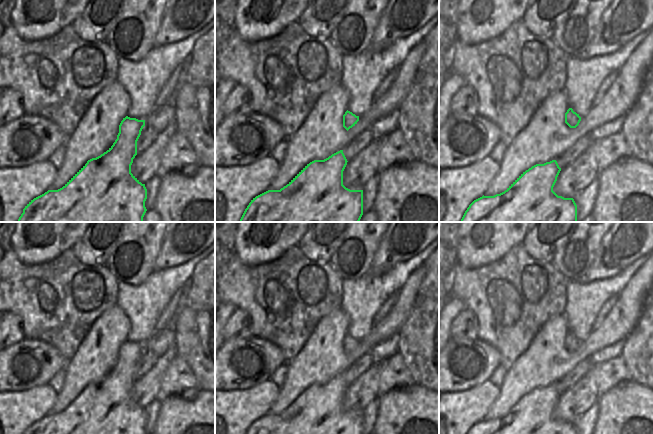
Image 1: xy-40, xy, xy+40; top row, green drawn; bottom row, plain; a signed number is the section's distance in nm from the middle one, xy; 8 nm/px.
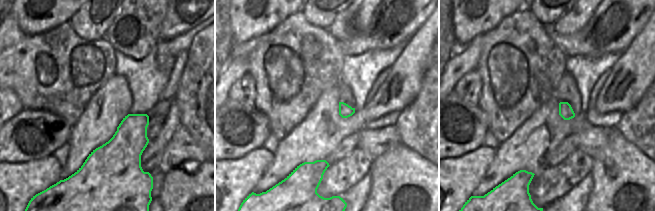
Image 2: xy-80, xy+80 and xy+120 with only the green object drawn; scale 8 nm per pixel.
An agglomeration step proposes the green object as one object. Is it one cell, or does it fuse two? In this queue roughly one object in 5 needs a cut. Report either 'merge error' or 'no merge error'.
no merge error

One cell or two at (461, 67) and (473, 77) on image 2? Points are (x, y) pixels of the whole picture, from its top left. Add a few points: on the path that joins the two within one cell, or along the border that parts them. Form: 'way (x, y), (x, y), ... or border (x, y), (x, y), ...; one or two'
border (474, 69), (469, 71), (452, 89); two

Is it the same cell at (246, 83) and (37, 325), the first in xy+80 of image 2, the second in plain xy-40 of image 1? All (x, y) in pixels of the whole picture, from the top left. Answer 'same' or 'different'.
different

